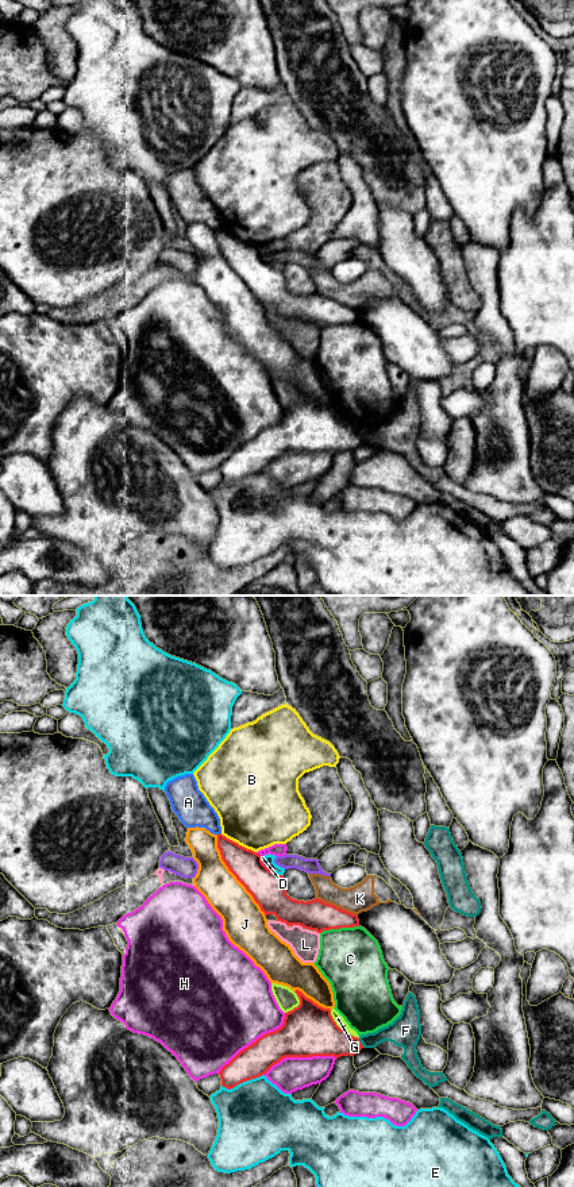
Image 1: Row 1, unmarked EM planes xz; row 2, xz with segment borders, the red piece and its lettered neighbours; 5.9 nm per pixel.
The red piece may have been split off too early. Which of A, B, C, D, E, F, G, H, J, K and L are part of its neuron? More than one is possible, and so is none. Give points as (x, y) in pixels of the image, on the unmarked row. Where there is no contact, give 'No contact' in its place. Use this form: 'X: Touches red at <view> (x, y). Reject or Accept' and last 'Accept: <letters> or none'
A: Touches red at xz (220, 228). Reject
B: Touches red at xz (237, 238). Reject
C: Touches red at xz (339, 323). Reject
D: Touches red at xz (262, 257). Reject
E: Touches red at xz (242, 477). Reject
F: Touches red at xz (361, 438). Reject
G: Touches red at xz (339, 423). Reject
H: Touches red at xz (257, 435). Reject
J: Touches red at xz (234, 269). Reject
K: Touches red at xz (335, 301). Reject
L: Touches red at xz (282, 316). Reject
Accept: none

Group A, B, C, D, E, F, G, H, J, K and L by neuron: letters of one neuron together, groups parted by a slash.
A / B / C / D / E / F G K L / H / J

